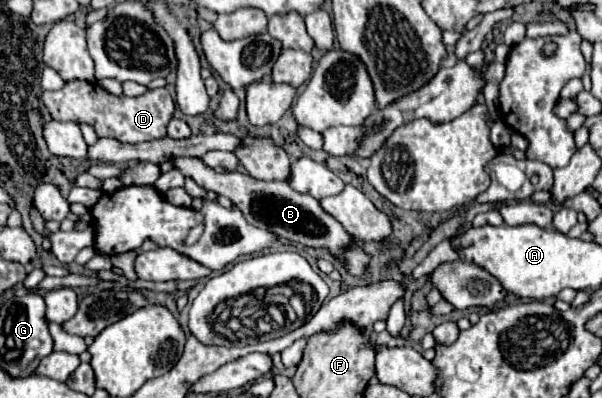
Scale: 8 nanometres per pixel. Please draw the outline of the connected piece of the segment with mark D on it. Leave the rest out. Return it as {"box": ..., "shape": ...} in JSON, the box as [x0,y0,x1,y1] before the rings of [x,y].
{"box":[41,81,175,143],"shape":[[[69,81],[59,91],[43,91],[41,101],[53,119],[93,125],[97,137],[111,137],[123,143],[141,143],[167,137],[167,125],[175,113],[175,103],[165,87],[145,91],[139,97],[115,97],[95,83]]]}

